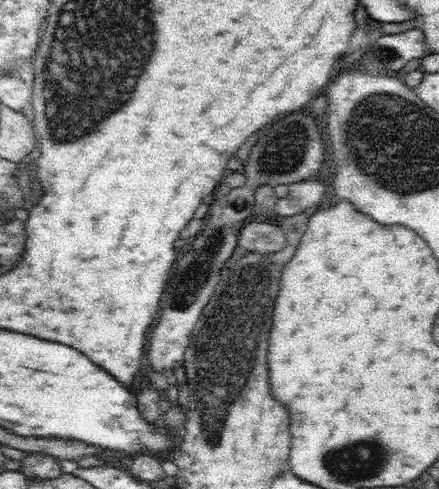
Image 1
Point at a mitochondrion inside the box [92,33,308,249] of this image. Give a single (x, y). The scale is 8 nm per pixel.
(237, 206)

